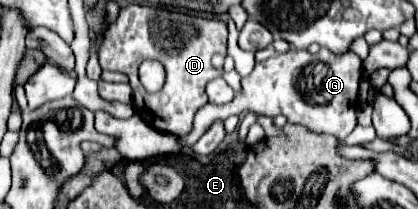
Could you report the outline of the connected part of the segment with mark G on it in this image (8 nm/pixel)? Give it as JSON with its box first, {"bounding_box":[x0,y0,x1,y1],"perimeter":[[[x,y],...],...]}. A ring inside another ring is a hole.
{"bounding_box":[239,49,363,141],"perimeter":[[[291,49],[259,61],[253,73],[241,81],[243,93],[239,101],[245,103],[247,111],[267,117],[285,115],[289,123],[299,123],[315,133],[329,133],[343,141],[357,125],[357,87],[363,77],[361,63],[355,53],[333,55],[329,49],[321,49],[317,55],[311,55],[309,51]]]}

